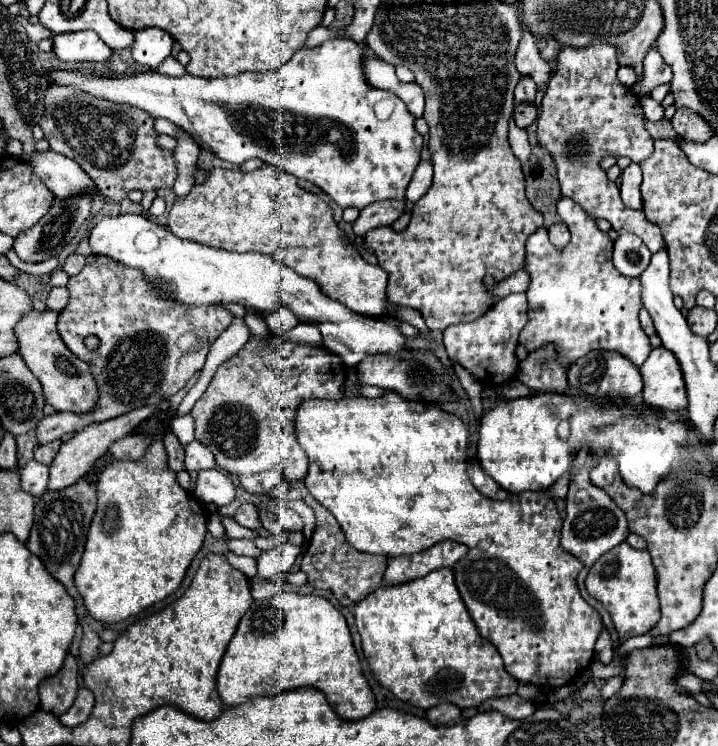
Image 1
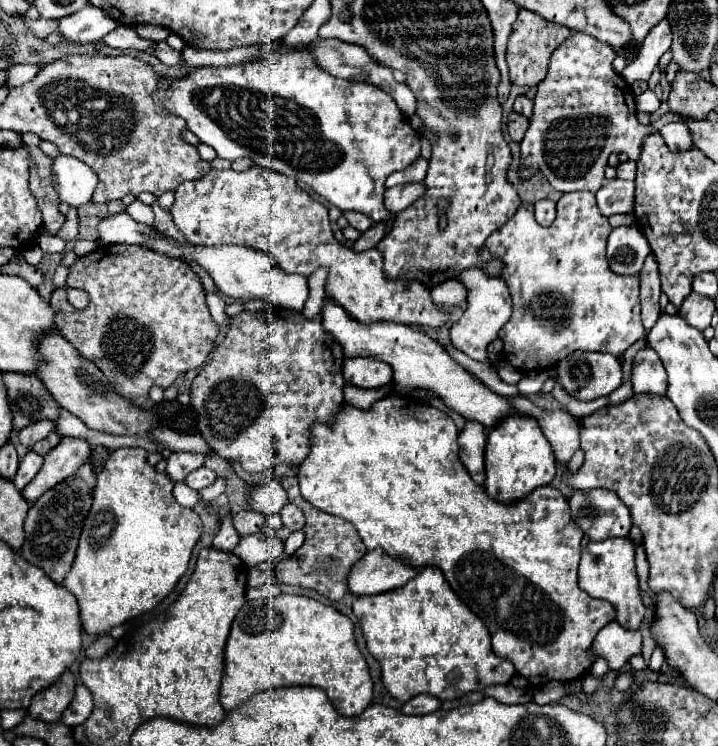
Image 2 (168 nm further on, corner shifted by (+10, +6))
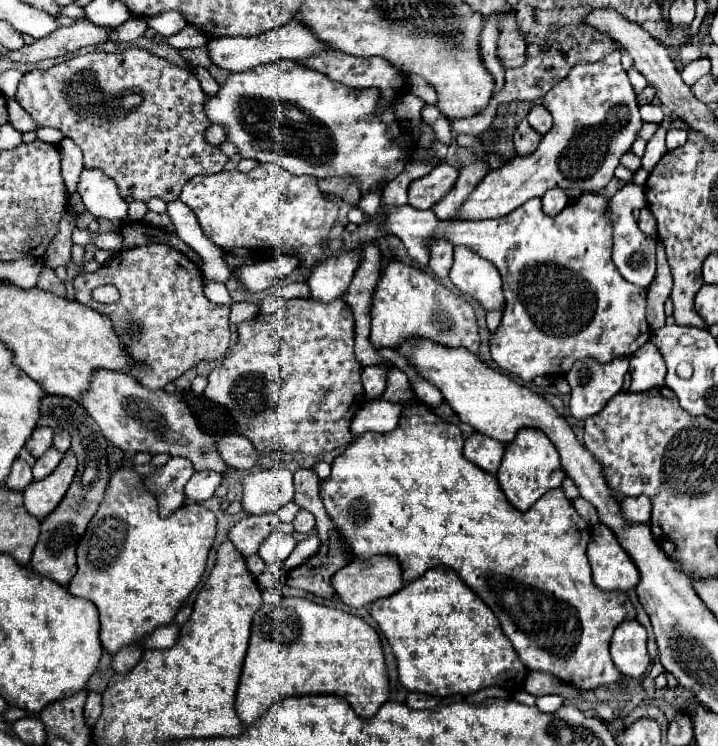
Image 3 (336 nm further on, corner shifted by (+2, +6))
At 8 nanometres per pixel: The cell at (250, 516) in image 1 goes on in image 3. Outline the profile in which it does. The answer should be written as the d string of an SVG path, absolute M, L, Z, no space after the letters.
M277 514L247 516L231 528L229 540L235 544L239 552L243 552L243 556L251 556L259 550L261 542L277 528L277 524L279 524Z

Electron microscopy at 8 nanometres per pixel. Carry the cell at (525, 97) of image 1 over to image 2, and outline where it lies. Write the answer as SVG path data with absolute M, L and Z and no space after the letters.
M519 96L519 98L515 100L513 110L519 112L519 114L523 114L525 118L531 118L531 112L533 112L533 100L529 100L529 98L525 98L525 96Z

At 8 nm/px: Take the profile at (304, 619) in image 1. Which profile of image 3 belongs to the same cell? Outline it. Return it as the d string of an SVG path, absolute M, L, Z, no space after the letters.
M283 598L279 604L263 604L251 624L251 638L247 656L243 662L243 674L237 688L235 708L245 724L253 724L273 702L285 696L303 696L303 694L337 694L343 696L357 716L369 718L375 716L381 704L389 698L389 680L385 670L385 658L381 652L381 642L377 632L361 618L315 604L307 598Z

